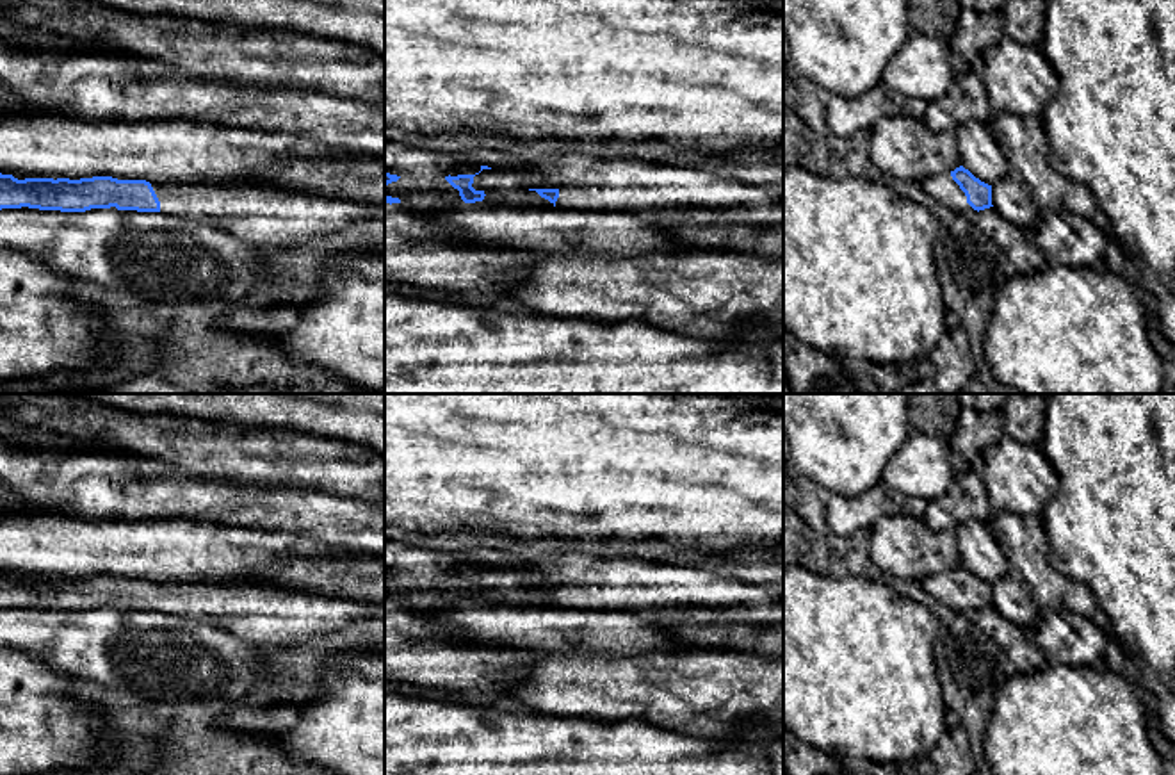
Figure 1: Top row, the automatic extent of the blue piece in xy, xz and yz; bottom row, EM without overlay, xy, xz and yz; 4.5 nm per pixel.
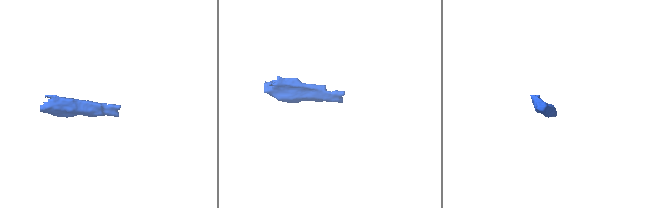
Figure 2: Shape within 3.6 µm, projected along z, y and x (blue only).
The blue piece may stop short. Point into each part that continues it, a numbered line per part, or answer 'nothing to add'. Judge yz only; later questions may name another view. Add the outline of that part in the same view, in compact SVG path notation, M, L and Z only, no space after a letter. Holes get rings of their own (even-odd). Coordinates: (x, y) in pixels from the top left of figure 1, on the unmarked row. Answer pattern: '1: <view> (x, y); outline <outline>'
1: yz (942, 587); outline M940 572L920 581L922 588L938 599L947 609L967 609L967 595L952 579L951 572Z

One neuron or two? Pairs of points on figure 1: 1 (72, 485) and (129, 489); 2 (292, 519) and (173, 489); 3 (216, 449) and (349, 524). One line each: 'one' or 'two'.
1: one
2: one
3: two

